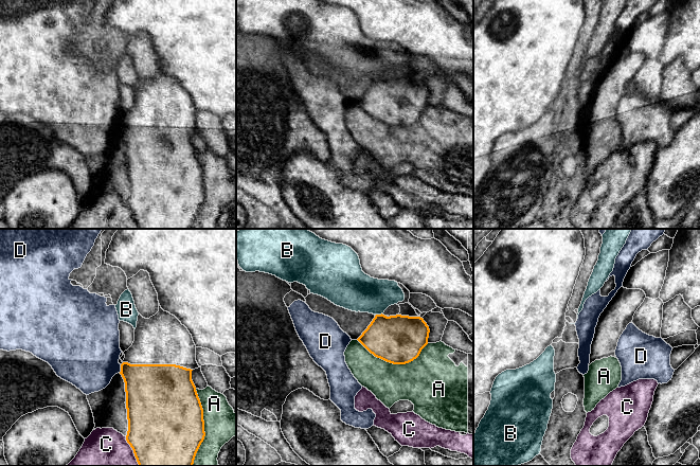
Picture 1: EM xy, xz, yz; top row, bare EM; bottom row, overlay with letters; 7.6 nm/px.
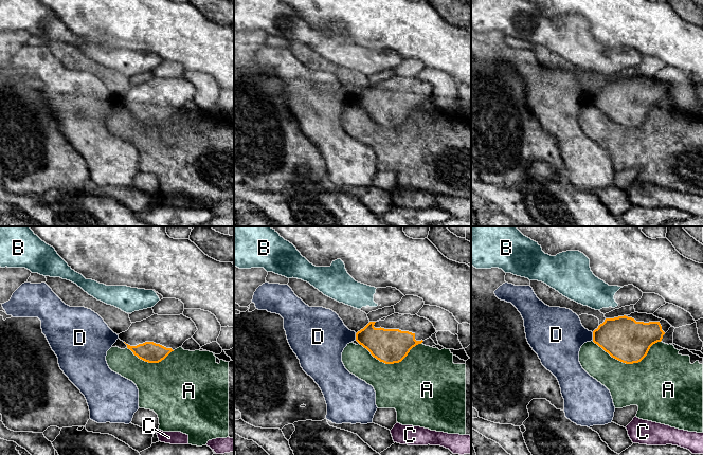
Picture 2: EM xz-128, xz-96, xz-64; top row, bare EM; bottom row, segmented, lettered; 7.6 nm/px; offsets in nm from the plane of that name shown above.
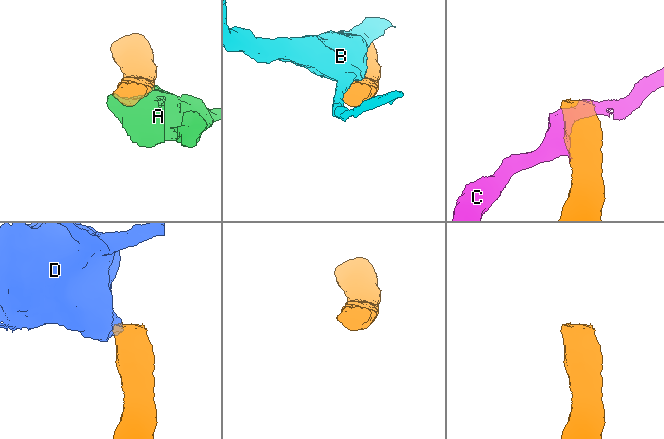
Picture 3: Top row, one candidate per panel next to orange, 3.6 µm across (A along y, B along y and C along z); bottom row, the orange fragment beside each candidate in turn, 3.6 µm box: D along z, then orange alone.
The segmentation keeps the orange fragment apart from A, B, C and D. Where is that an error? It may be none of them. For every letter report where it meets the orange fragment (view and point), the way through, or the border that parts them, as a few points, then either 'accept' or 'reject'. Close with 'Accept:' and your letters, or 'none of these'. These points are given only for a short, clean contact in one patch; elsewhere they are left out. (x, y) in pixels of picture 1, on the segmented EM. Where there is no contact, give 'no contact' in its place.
A: meets orange in xy at (203, 427); reject
B: meets orange in xz at (378, 315); border along xz (381, 312), (376, 315); reject
C: meets orange in xy at (133, 451); reject
D: meets orange in xy at (121, 369); border along xy (121, 364), (119, 372); reject
Accept: none of these

